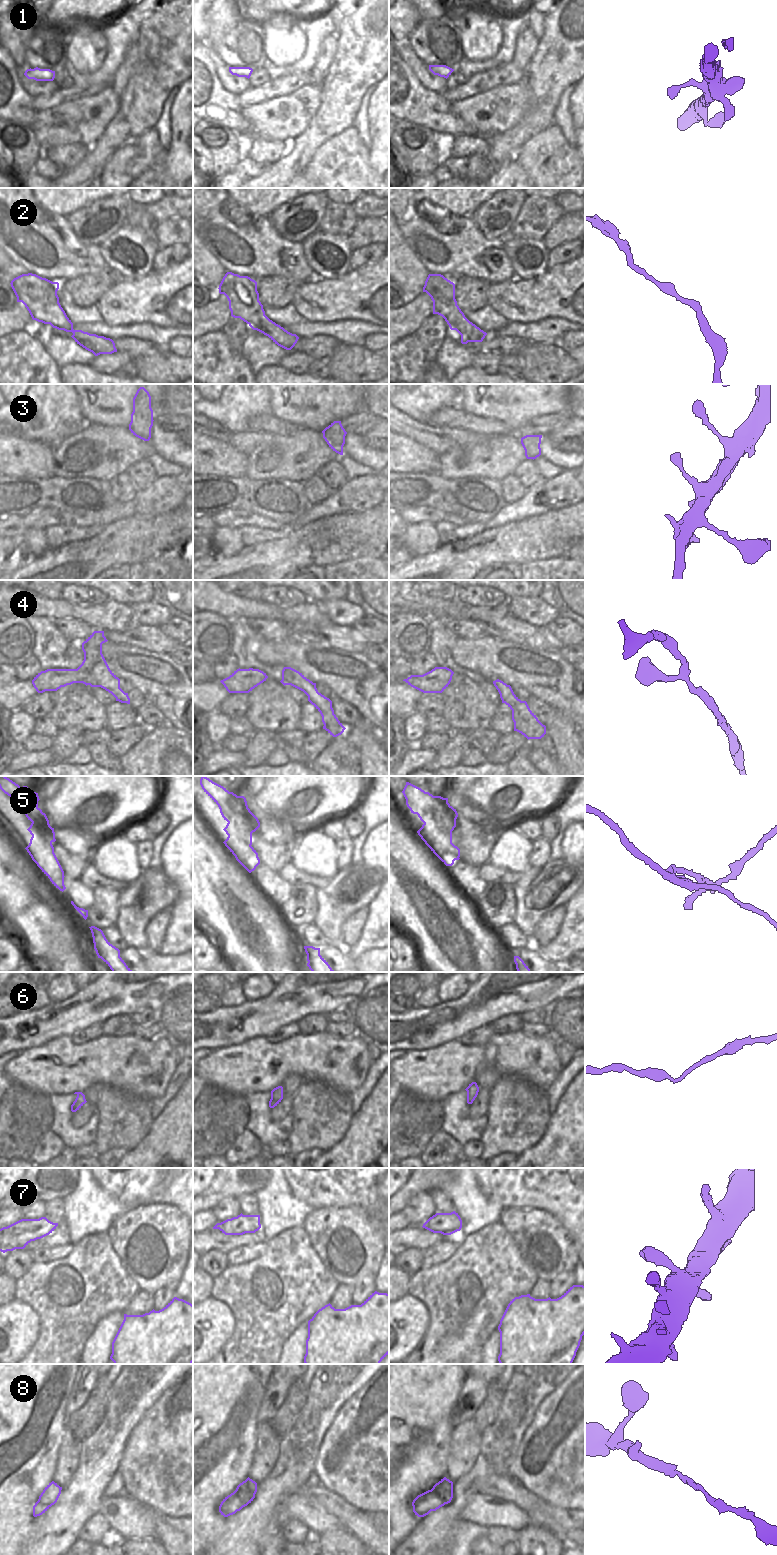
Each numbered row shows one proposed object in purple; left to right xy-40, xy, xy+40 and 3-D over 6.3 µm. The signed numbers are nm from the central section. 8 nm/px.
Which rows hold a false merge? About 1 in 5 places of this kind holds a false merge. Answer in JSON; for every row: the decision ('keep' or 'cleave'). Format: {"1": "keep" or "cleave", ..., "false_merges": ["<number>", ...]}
{"1": "keep", "2": "keep", "3": "keep", "4": "keep", "5": "cleave", "6": "keep", "7": "keep", "8": "keep", "false_merges": ["5"]}

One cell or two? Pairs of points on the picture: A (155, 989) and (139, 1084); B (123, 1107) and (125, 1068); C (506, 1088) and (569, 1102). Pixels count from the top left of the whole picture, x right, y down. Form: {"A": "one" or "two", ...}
{"A": "two", "B": "two", "C": "two"}

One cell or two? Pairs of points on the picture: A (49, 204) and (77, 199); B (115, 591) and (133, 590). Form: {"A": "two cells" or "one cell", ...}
{"A": "one cell", "B": "one cell"}

